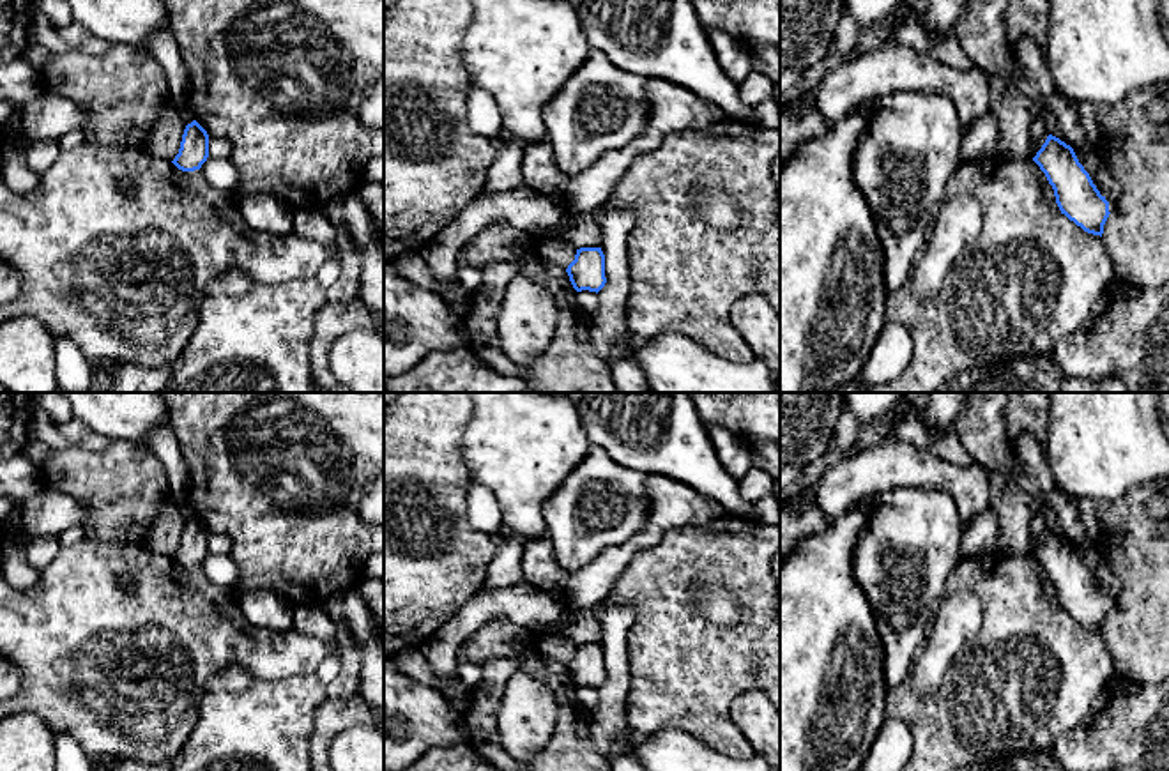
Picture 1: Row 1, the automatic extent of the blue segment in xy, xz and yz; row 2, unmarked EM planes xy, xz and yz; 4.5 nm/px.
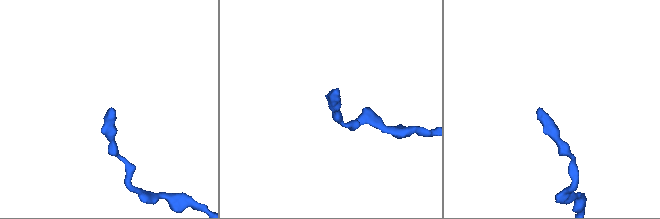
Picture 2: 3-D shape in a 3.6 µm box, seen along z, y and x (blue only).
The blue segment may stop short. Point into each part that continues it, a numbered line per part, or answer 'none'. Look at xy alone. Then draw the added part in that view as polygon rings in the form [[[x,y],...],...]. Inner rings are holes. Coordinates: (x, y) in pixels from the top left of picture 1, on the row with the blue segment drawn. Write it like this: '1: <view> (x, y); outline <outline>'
none

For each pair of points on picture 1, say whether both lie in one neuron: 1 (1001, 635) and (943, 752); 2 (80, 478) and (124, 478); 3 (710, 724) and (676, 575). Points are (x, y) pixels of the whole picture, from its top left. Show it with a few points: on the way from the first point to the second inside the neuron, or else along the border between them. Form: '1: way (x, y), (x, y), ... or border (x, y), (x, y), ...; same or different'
1: way (1001, 664), (1001, 676), (954, 724); same
2: way (91, 478), (114, 478); same
3: way (690, 687), (676, 656), (676, 612); same

